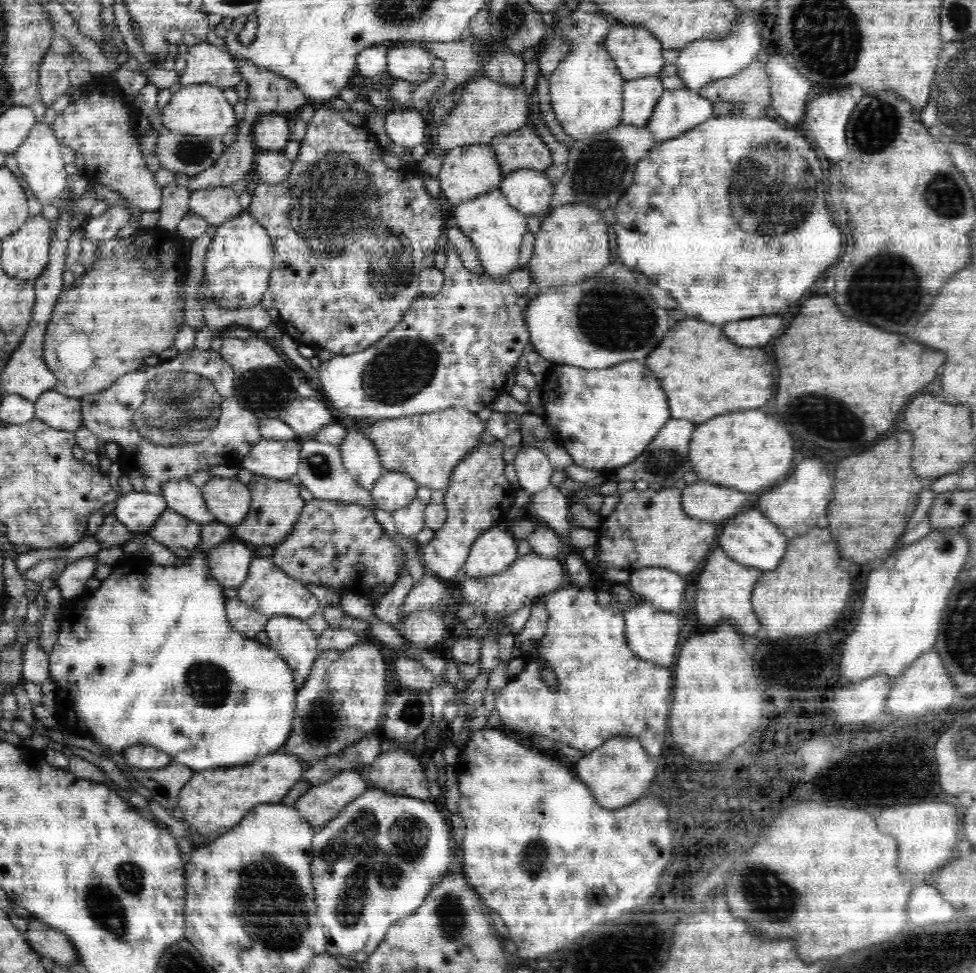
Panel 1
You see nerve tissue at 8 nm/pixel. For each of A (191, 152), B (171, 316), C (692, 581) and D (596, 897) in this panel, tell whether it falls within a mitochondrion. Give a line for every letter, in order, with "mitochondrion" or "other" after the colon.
A: mitochondrion
B: other
C: other
D: other

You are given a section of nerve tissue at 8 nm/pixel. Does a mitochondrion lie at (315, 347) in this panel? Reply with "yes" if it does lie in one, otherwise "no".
no

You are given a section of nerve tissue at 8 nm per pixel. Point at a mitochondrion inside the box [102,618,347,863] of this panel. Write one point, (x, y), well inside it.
(321, 721)

